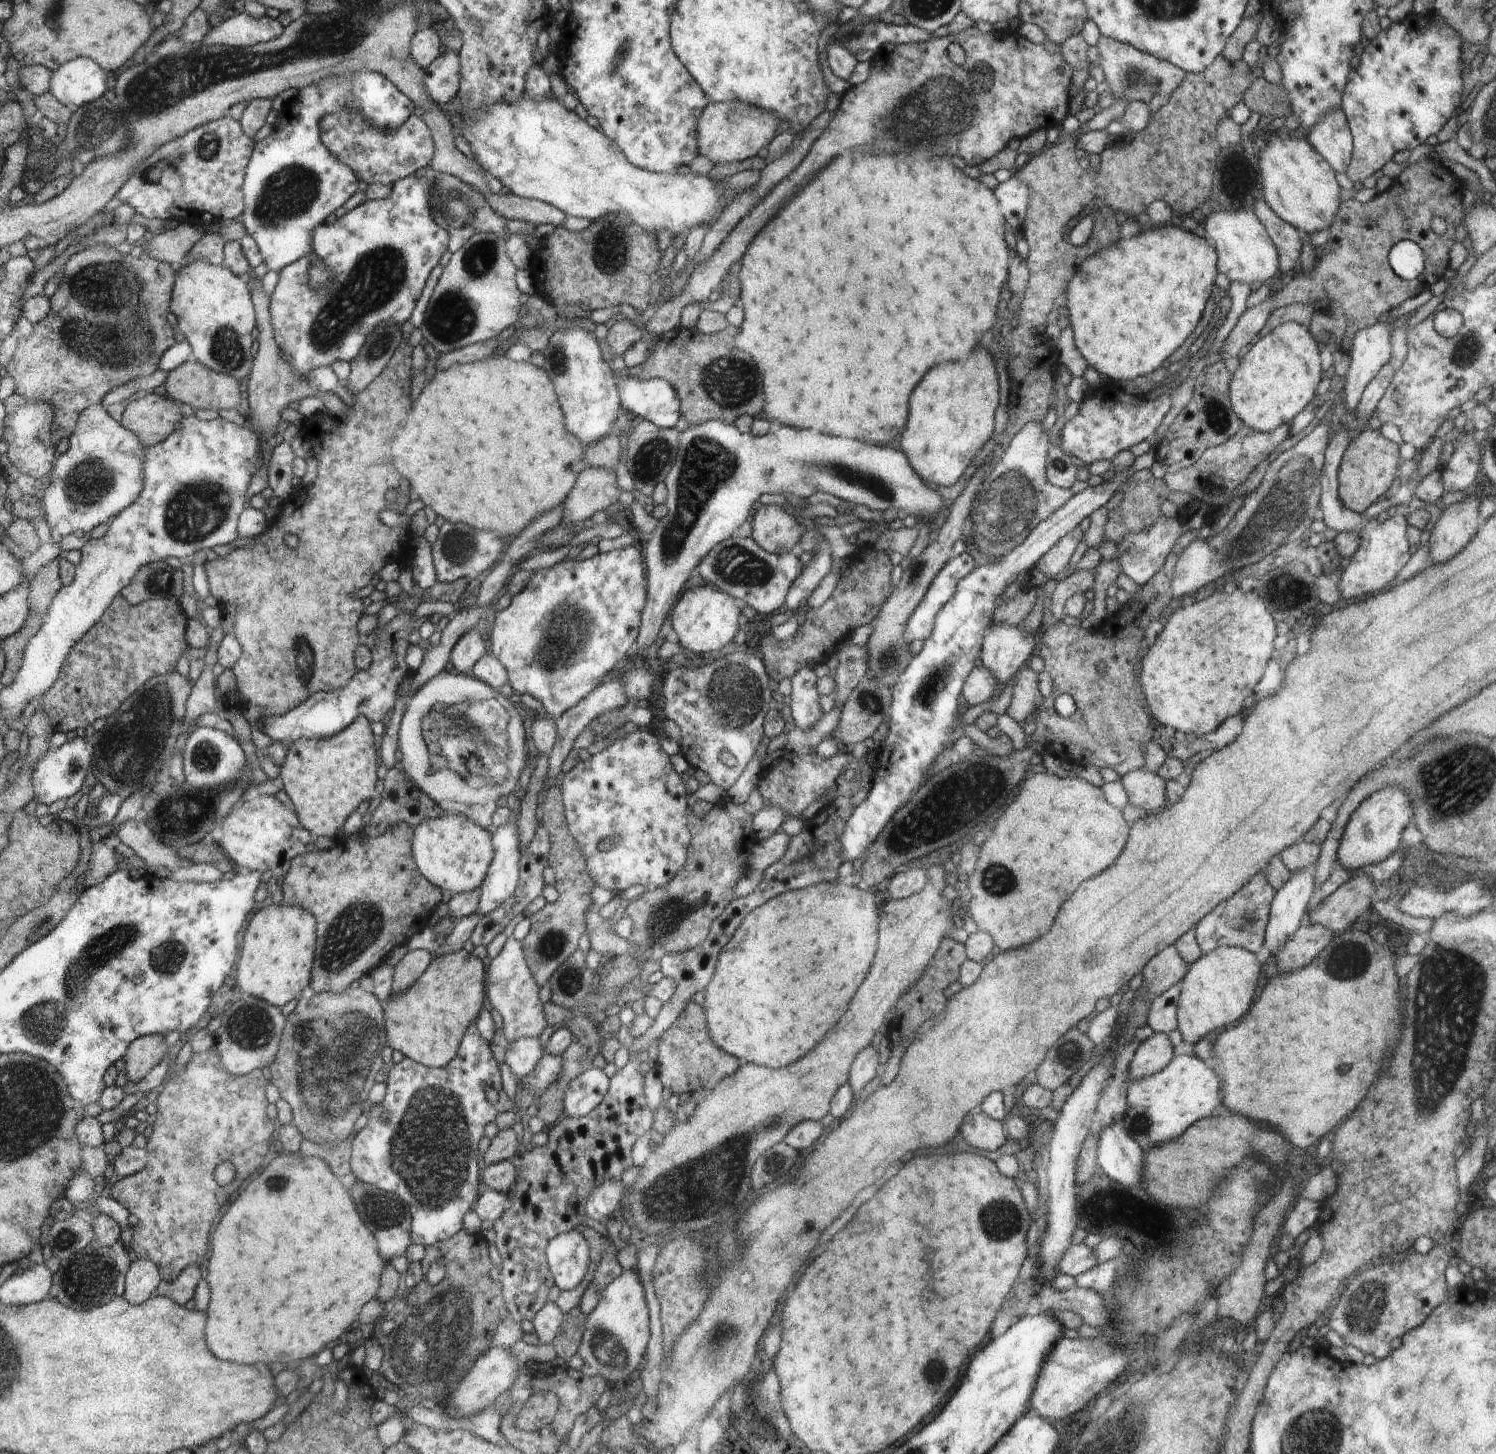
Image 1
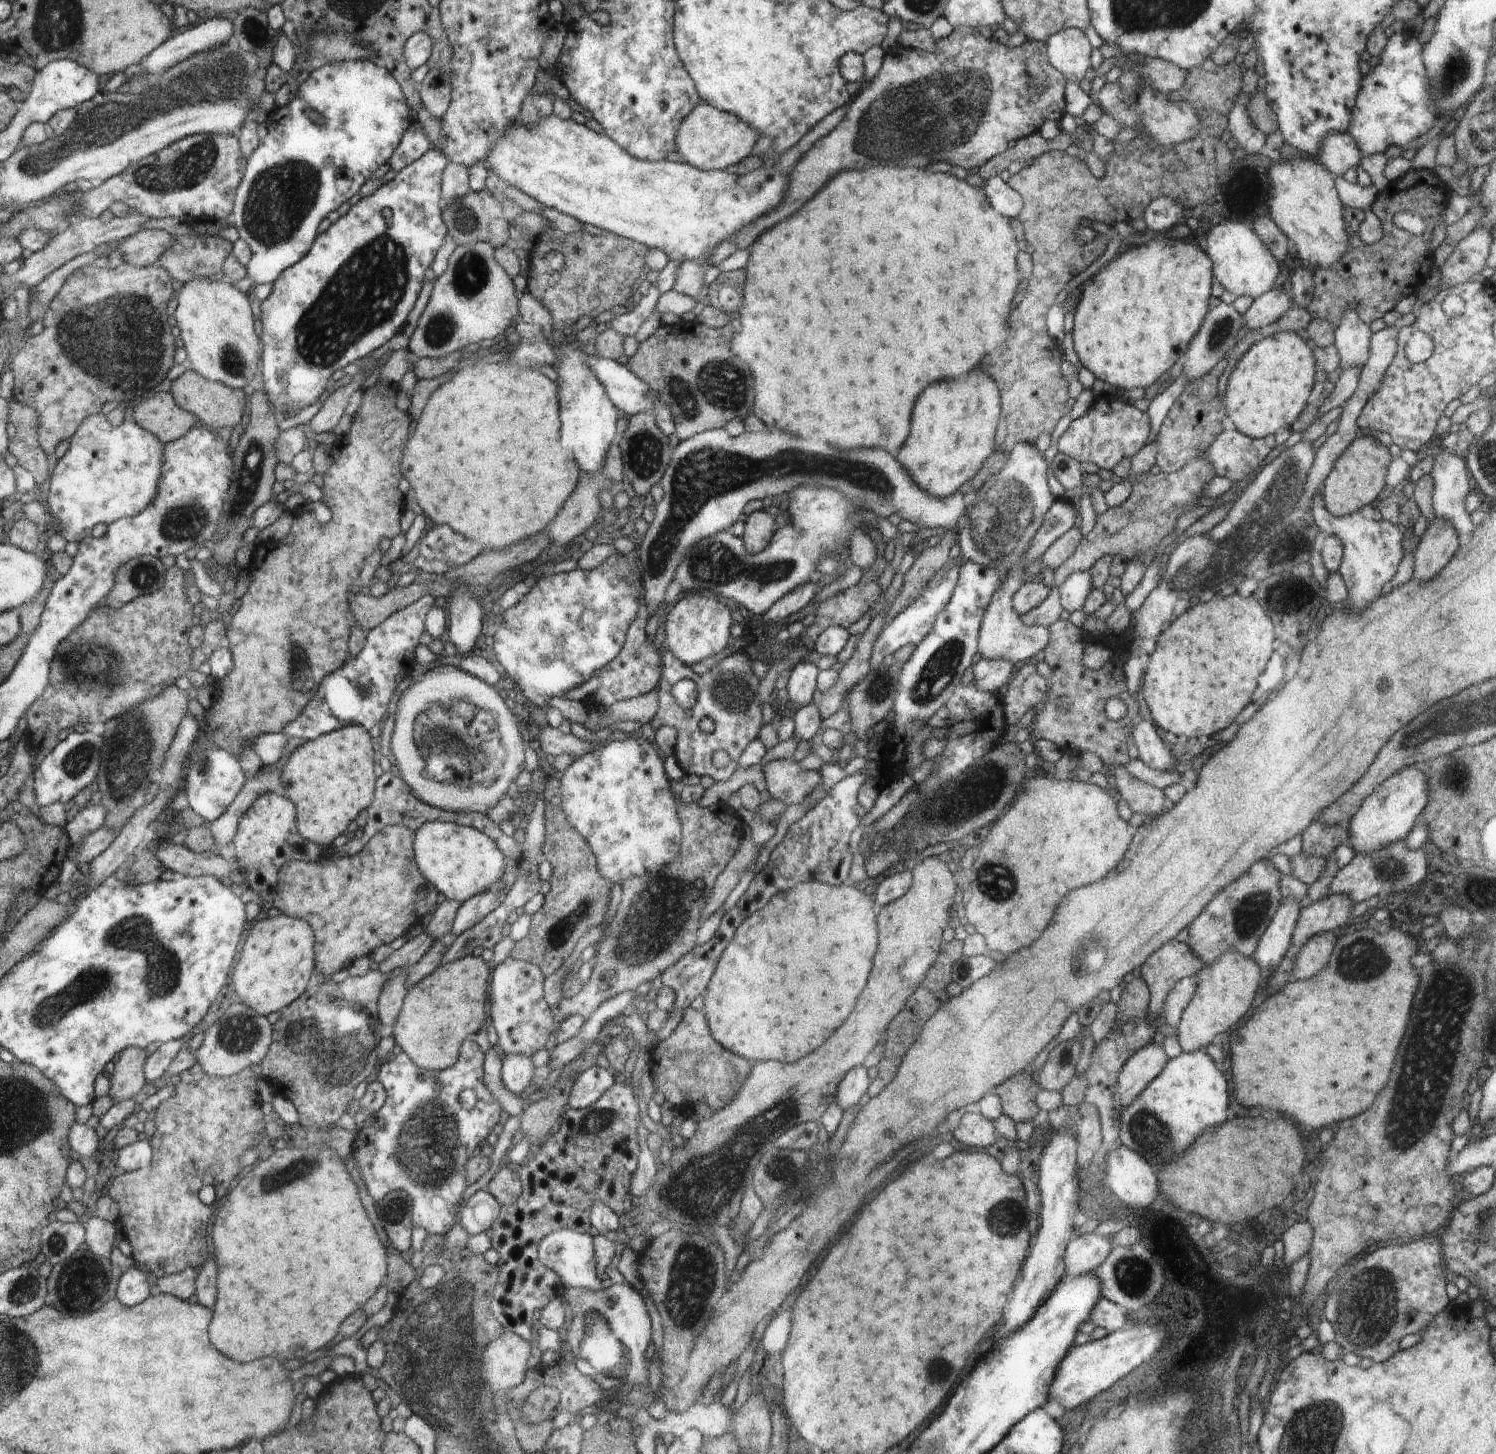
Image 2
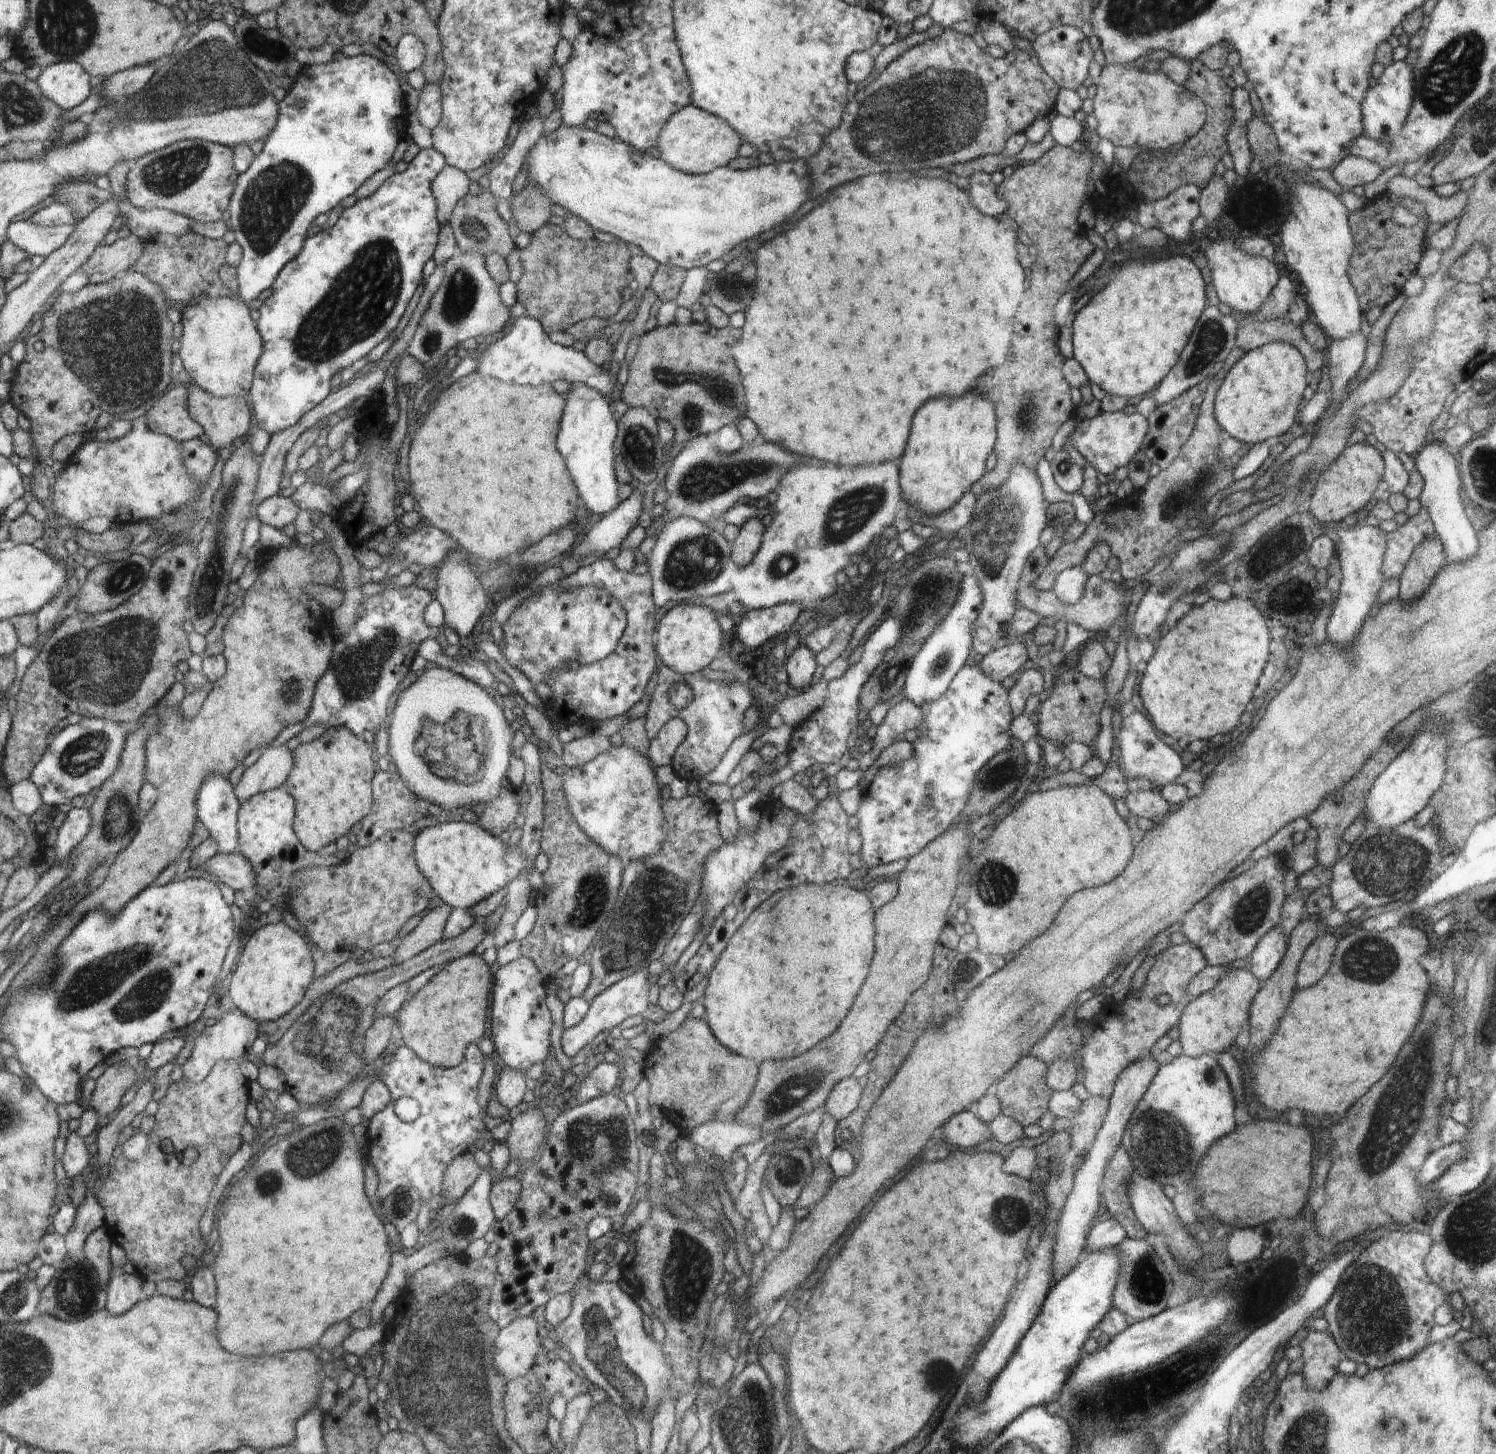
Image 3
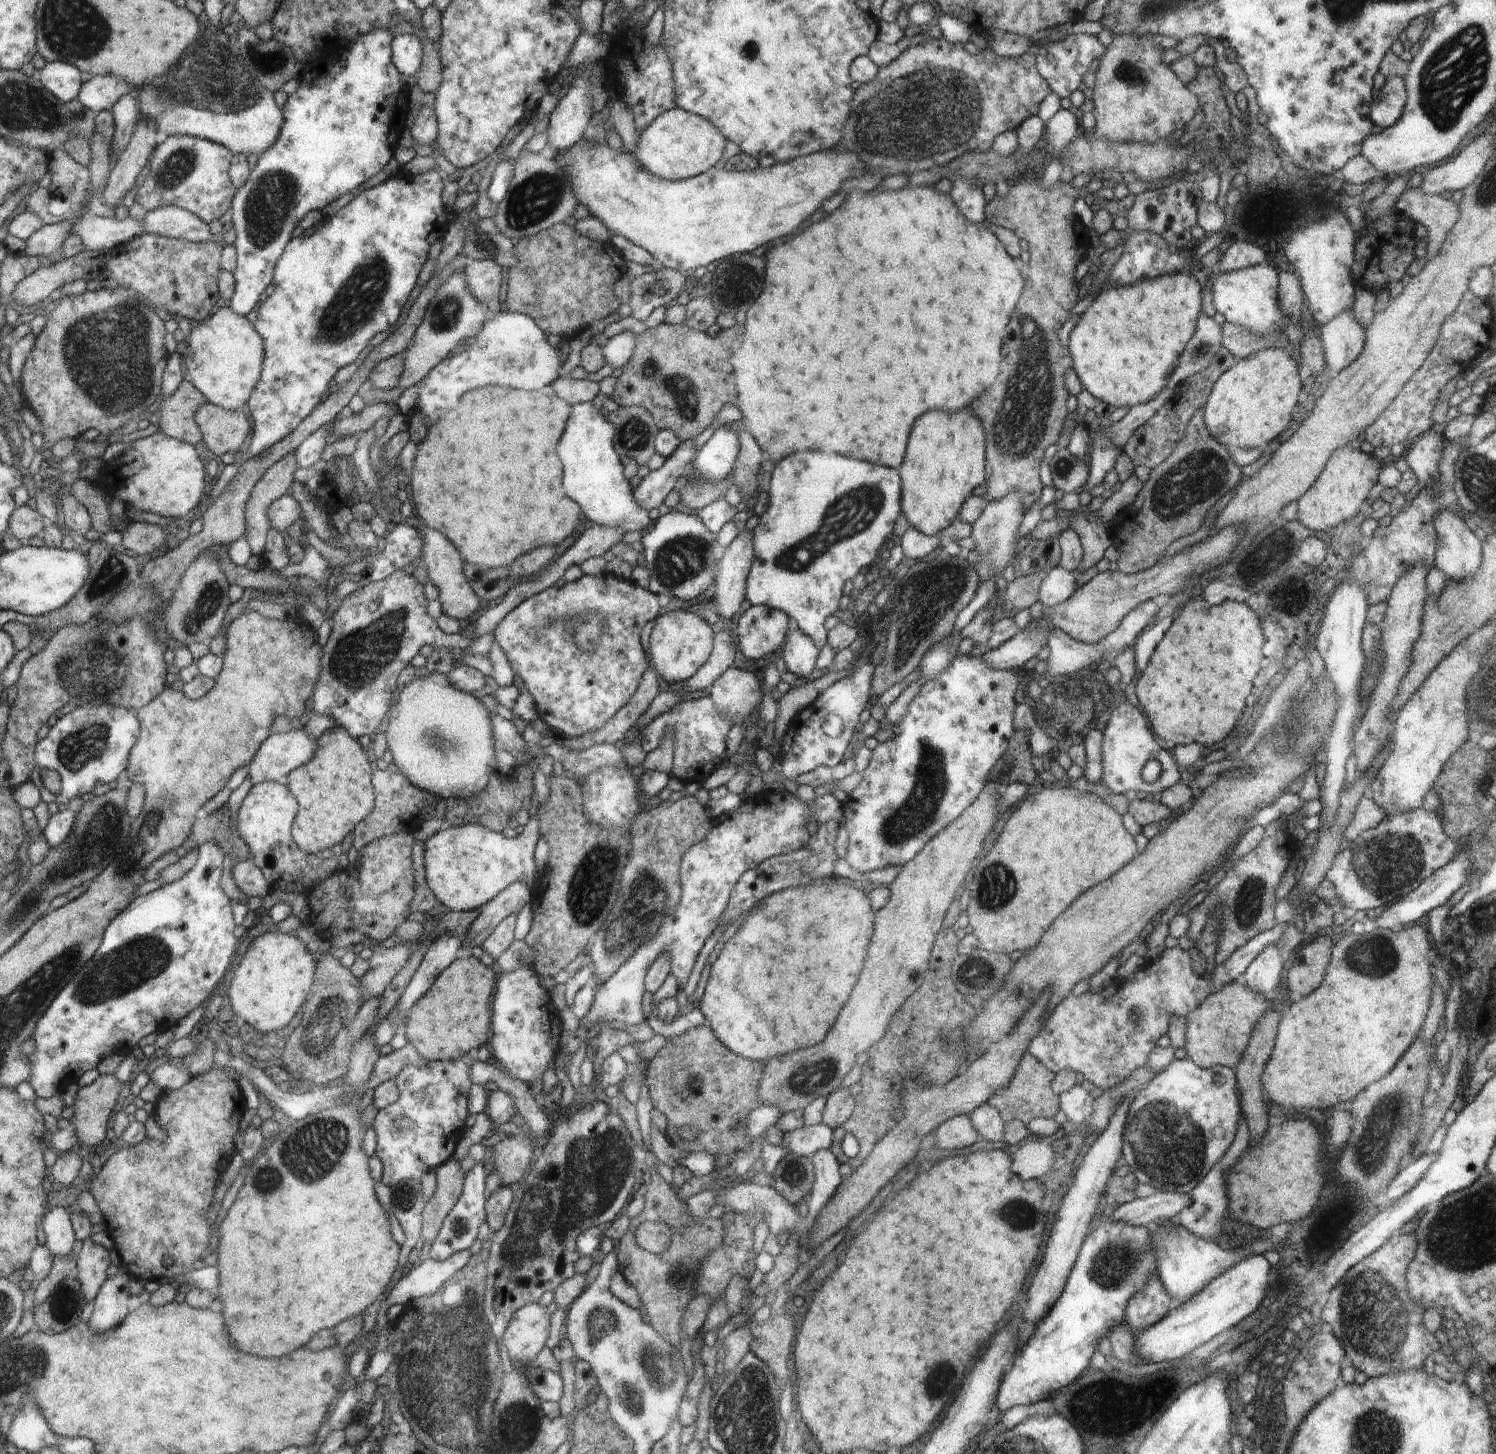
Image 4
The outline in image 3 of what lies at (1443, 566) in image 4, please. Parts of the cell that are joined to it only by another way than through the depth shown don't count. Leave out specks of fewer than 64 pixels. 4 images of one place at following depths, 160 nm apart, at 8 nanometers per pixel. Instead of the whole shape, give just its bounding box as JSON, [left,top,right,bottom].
[1413,440,1477,564]

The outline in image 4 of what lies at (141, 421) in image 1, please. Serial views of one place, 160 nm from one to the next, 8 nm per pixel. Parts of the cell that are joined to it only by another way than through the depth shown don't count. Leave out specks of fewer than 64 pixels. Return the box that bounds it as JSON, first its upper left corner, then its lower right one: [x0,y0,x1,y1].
[157,377,206,445]

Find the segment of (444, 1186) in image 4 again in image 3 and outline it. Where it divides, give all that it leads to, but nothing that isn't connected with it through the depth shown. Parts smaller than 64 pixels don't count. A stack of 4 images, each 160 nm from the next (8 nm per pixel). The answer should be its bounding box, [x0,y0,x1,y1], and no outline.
[445,1152,484,1205]

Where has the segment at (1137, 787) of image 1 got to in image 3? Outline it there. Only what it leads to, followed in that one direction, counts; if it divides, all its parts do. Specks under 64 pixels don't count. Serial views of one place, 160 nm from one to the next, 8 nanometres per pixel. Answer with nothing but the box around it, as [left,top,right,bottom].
[1124,790,1170,822]

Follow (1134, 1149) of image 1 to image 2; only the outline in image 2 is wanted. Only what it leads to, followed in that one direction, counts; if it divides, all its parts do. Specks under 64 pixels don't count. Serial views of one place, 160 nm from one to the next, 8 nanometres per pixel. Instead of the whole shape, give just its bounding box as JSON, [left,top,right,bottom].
[1105,1144,1160,1208]

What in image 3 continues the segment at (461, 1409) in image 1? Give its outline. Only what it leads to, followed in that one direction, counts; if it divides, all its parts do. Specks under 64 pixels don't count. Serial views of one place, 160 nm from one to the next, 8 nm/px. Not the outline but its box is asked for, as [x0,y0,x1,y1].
[497,1316,541,1379]

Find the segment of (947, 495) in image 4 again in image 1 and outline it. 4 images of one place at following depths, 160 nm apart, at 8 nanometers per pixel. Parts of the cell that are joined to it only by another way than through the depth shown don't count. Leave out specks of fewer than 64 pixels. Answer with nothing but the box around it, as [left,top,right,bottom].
[902,348,998,486]

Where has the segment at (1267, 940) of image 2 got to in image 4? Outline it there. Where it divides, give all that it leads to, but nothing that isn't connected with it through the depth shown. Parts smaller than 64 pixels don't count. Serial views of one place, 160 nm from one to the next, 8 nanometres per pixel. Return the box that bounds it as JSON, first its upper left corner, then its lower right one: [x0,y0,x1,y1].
[1244,944,1284,995]

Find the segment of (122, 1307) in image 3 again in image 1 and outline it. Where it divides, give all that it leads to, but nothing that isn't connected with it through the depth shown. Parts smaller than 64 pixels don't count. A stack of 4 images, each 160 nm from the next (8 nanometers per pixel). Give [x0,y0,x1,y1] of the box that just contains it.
[123,1259,160,1305]

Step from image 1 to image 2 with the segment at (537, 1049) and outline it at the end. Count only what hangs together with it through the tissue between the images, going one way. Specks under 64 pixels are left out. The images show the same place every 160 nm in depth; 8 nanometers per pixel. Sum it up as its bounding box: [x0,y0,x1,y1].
[500,1054,534,1095]

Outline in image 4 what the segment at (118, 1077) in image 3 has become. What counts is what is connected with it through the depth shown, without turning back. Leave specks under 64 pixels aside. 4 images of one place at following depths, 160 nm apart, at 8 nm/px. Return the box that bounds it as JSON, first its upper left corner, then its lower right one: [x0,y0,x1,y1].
[71,1075,124,1147]

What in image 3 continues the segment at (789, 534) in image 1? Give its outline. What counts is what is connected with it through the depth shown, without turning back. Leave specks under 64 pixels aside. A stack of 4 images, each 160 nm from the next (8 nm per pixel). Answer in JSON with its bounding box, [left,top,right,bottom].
[732,517,765,565]

